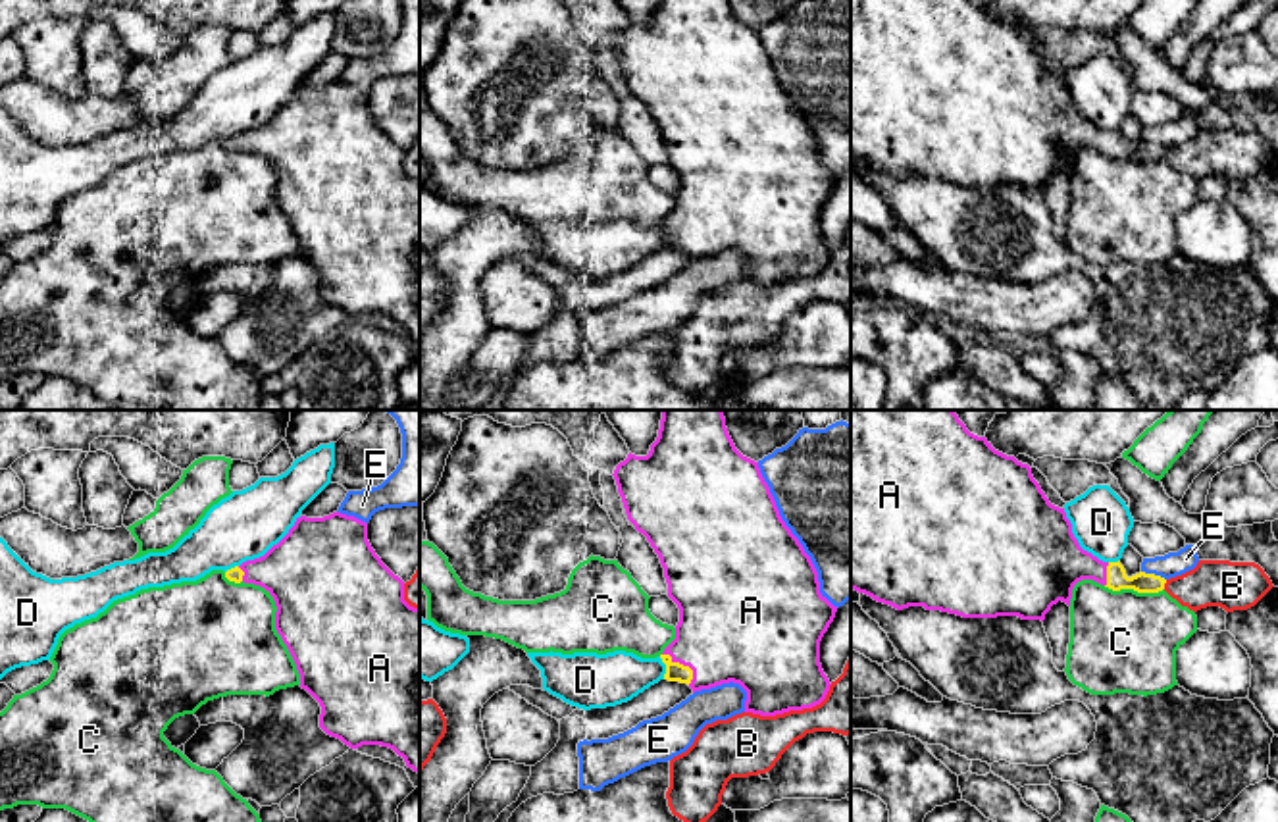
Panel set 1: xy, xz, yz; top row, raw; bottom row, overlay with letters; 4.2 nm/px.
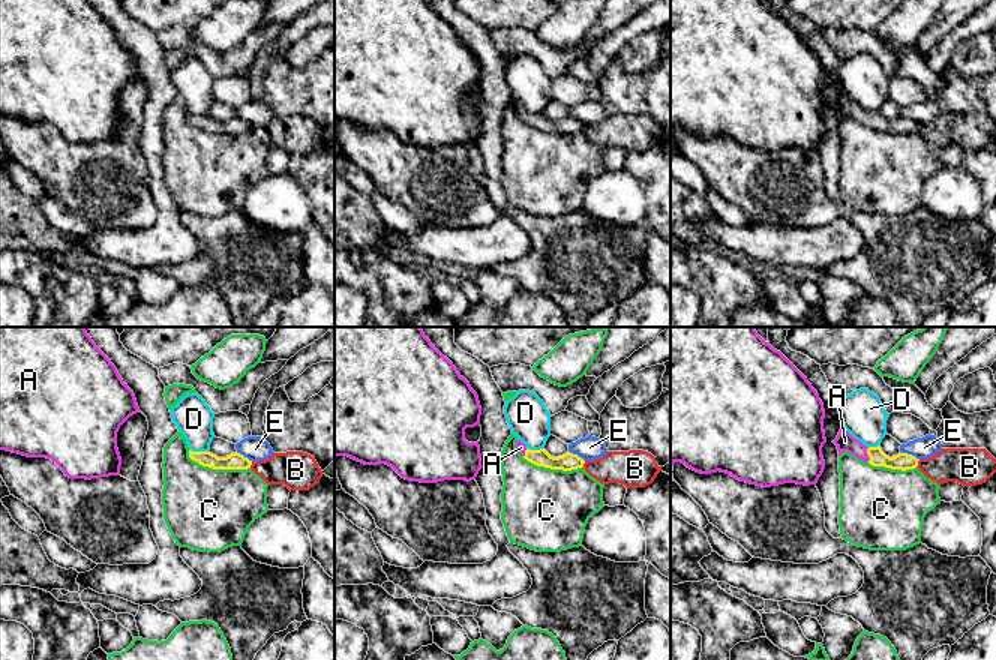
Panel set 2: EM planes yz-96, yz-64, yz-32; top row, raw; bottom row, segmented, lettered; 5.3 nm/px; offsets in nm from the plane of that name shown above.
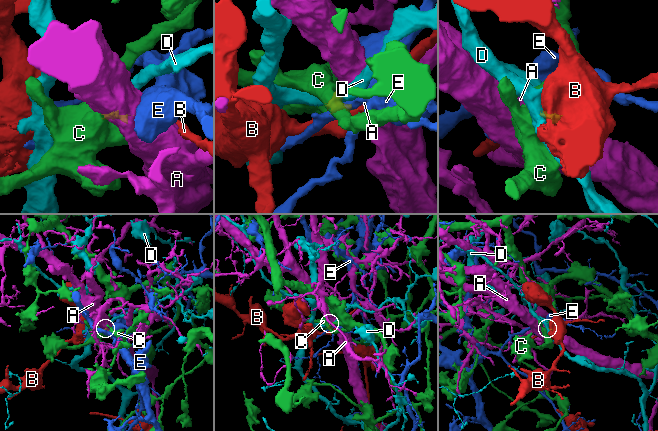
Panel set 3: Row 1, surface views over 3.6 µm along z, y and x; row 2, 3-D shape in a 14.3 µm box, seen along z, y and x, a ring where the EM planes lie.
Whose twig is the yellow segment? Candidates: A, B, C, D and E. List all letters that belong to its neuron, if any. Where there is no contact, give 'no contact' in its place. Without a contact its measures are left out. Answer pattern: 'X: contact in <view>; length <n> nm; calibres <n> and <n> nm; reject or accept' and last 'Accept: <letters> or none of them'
A: contact in xz; length 180 nm; calibres 80 and 440 nm; accept
B: contact in yz; length 40 nm; calibres 90 and 200 nm; reject
C: contact in yz; length 260 nm; calibres 90 and 440 nm; reject
D: contact in xz; length 100 nm; calibres 80 and 220 nm; reject
E: contact in yz; length 110 nm; calibres 90 and 100 nm; reject
Accept: A

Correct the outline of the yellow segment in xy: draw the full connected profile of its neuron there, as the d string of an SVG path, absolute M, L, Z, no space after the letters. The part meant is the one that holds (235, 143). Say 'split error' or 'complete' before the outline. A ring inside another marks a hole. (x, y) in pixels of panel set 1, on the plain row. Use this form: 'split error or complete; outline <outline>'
split error; outline M341 81L300 85L264 125L227 139L225 146L260 154L273 166L275 198L296 233L300 256L321 275L320 296L350 318L389 316L420 343L420 177L404 169L404 150L371 117L368 92Z

